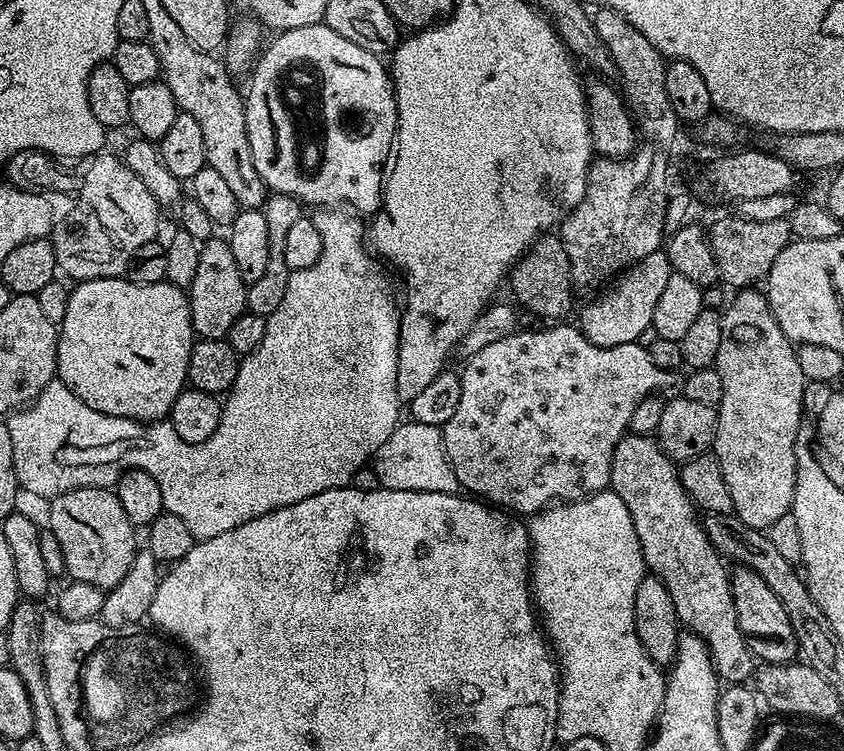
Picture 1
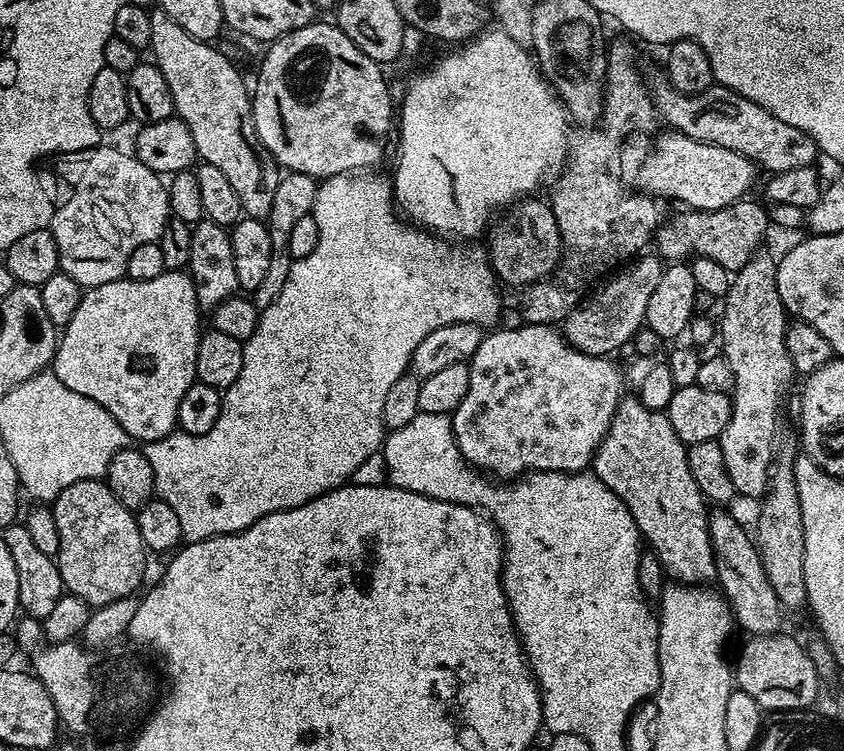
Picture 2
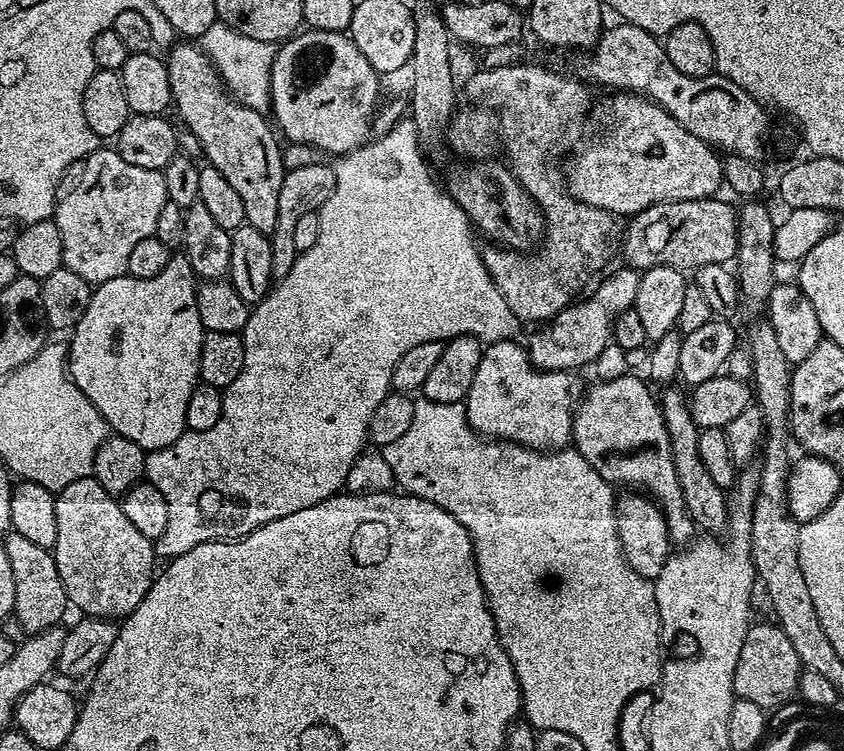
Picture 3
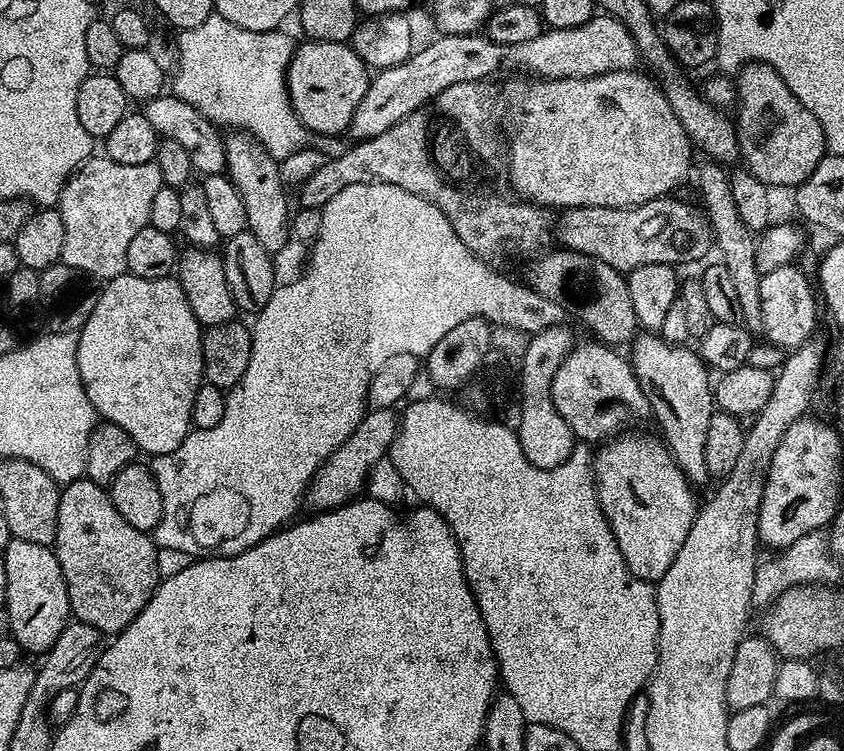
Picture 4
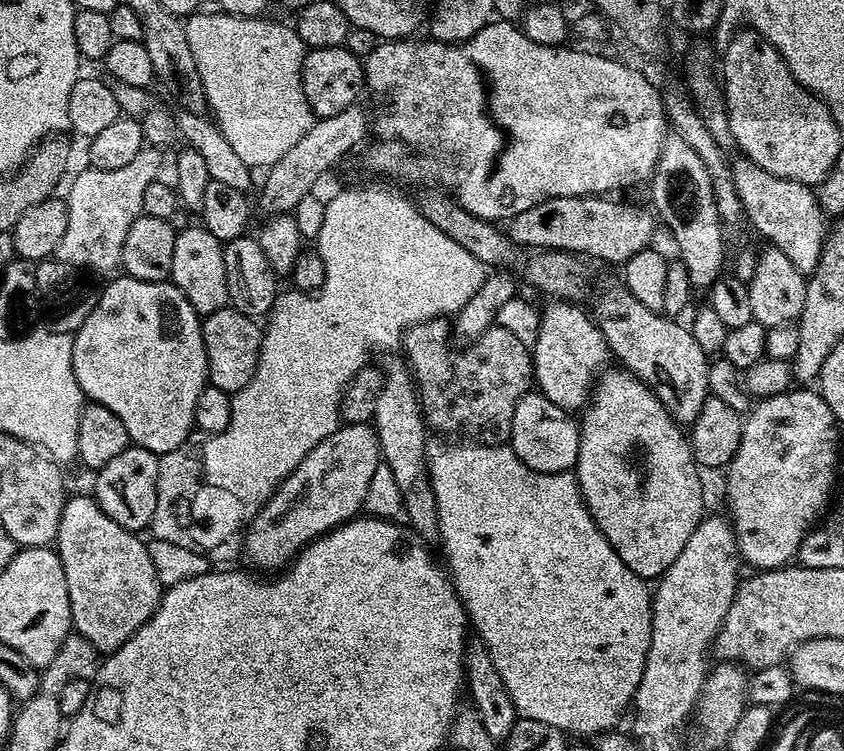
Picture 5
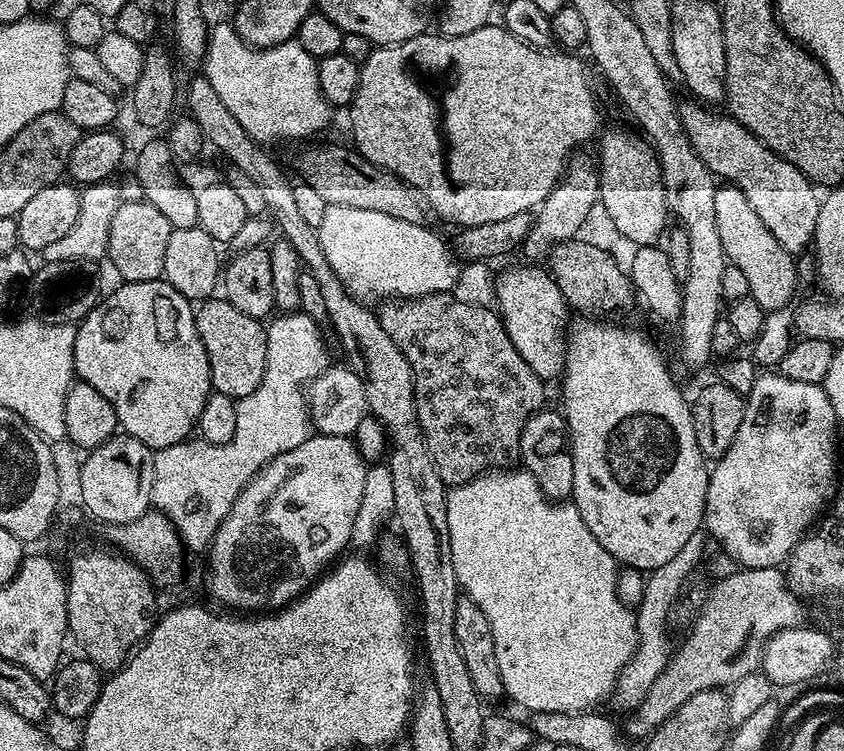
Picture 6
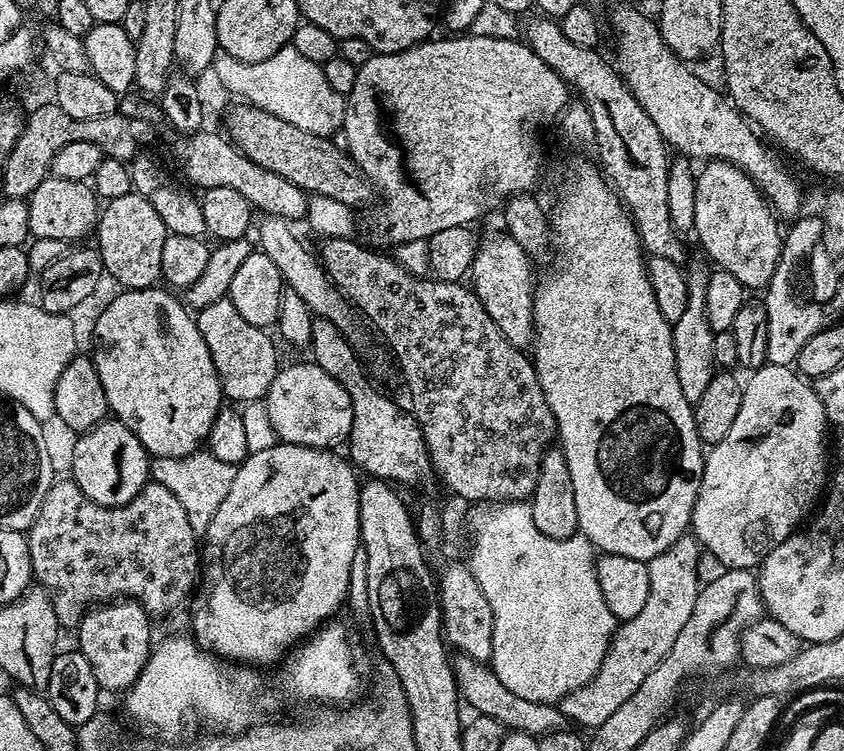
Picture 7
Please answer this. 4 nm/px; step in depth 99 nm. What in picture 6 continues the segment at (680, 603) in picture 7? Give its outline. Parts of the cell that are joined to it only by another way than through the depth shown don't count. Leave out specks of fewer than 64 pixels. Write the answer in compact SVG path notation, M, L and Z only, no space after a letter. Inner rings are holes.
M700 529L694 532L693 537L686 542L682 548L665 566L660 566L655 571L649 573L647 586L643 594L643 602L636 610L637 628L639 638L636 643L636 650L629 663L623 667L619 674L615 690L610 697L610 704L626 713L636 710L650 692L650 687L654 684L654 679L665 669L668 661L671 660L672 647L670 648L670 638L668 636L668 618L672 610L672 604L677 600L682 586L685 584L692 570L701 560L708 543L707 533Z

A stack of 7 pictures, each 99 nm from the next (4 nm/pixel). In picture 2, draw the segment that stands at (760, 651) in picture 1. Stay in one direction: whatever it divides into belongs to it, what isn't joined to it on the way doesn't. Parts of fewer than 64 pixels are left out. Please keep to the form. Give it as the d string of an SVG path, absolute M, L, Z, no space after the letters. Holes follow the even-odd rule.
M716 510L708 517L708 533L712 543L712 553L716 563L716 579L719 591L732 610L732 619L740 624L752 636L770 636L781 631L780 615L782 609L770 578L762 566L762 558L753 537L728 513L728 510Z

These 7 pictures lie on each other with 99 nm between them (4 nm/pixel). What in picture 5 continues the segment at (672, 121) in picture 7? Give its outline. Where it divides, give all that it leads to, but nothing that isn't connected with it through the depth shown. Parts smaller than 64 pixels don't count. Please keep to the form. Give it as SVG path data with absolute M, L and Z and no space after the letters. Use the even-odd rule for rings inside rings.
M747 158L733 159L731 161L732 178L734 180L734 190L738 190L738 198L742 198L742 206L747 223L751 223L755 230L768 241L771 247L781 250L790 262L794 263L796 269L805 276L812 274L821 257L821 246L826 235L826 222L824 224L824 212L820 206L817 193L809 185L793 180L783 180L774 174L768 174Z

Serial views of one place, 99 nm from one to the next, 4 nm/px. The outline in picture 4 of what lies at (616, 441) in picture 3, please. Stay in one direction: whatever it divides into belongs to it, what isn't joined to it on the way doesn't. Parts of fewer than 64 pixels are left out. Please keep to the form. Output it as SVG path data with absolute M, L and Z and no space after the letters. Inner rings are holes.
M577 343L571 354L564 357L562 366L558 366L558 372L554 374L552 401L558 414L566 418L577 441L596 446L635 425L632 424L635 420L647 421L652 407L642 386L638 386L629 357L619 356L616 353L619 351L607 344L591 343Z

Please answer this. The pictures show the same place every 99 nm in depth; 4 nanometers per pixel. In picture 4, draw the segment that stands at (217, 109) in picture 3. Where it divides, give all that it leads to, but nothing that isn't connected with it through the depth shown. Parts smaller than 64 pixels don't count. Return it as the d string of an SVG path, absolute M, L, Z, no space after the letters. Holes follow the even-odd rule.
M232 130L223 139L226 175L232 179L234 186L238 186L238 195L246 205L246 230L254 234L268 252L279 254L290 241L290 211L284 180L280 177L281 165L248 132Z

